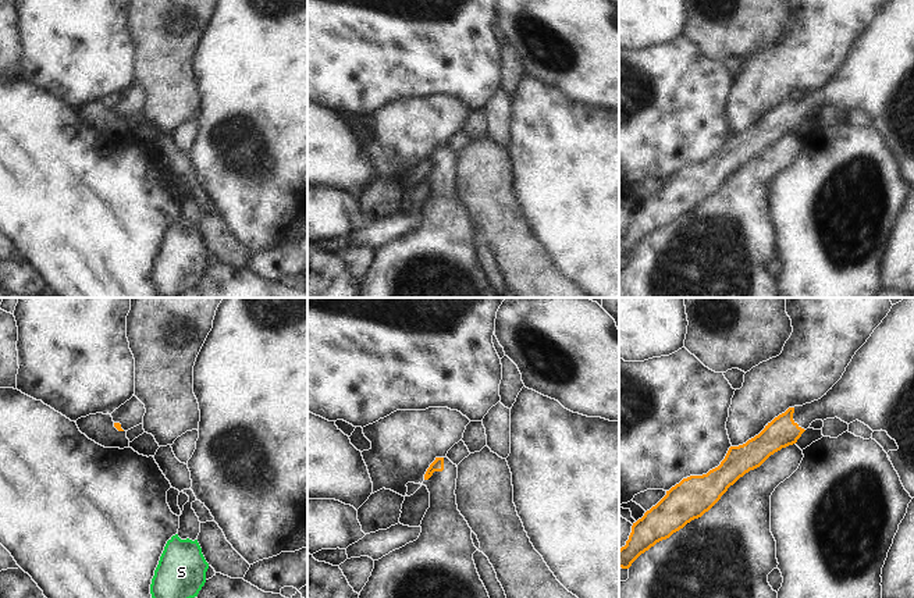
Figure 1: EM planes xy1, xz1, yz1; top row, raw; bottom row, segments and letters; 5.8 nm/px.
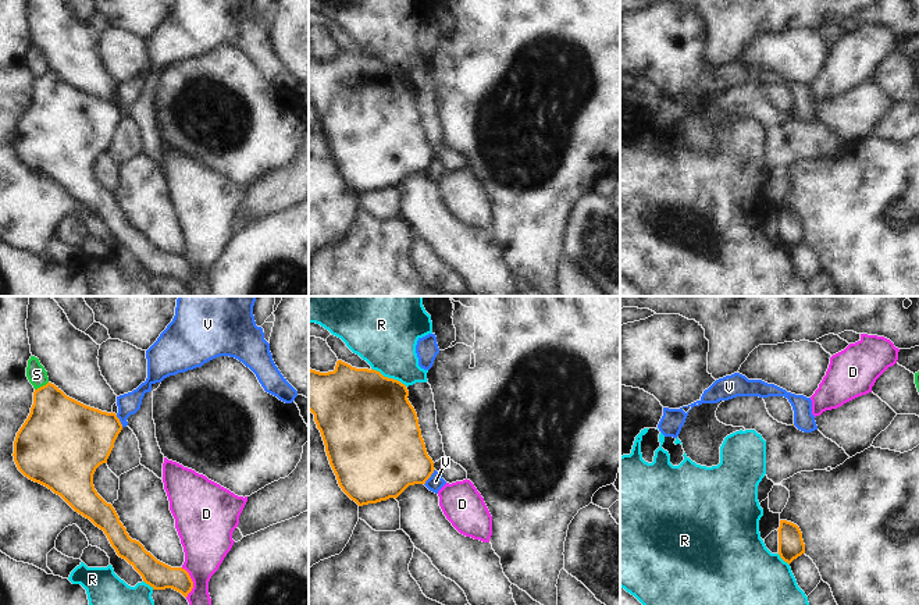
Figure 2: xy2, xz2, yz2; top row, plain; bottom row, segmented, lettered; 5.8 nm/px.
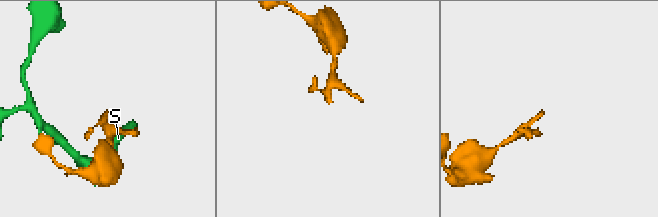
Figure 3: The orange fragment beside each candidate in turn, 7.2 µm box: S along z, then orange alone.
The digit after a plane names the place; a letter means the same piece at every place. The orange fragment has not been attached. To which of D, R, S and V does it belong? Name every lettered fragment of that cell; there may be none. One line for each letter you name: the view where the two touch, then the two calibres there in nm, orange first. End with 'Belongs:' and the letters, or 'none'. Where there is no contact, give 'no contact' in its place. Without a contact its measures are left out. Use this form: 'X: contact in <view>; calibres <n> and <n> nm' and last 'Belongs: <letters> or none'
Belongs: none

